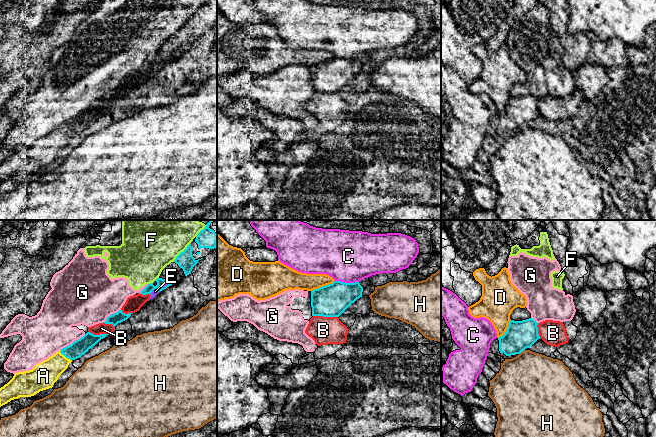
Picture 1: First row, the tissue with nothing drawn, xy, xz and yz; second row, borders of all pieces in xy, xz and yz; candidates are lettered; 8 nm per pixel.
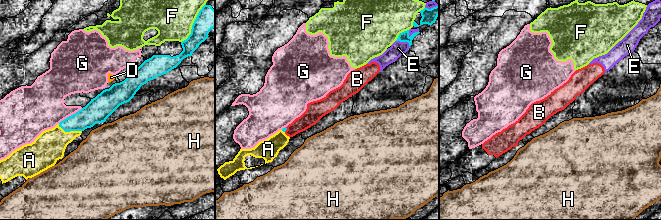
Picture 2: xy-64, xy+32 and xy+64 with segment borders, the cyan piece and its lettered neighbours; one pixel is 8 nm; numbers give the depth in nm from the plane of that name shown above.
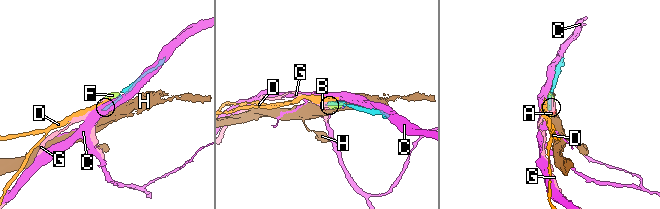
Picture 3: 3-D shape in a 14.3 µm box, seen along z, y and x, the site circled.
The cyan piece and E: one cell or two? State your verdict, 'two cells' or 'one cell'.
two cells

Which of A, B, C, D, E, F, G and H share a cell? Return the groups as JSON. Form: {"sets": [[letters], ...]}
{"sets": [["A"], ["B", "E"], ["C"], ["D"], ["F", "G"], ["H"]]}

